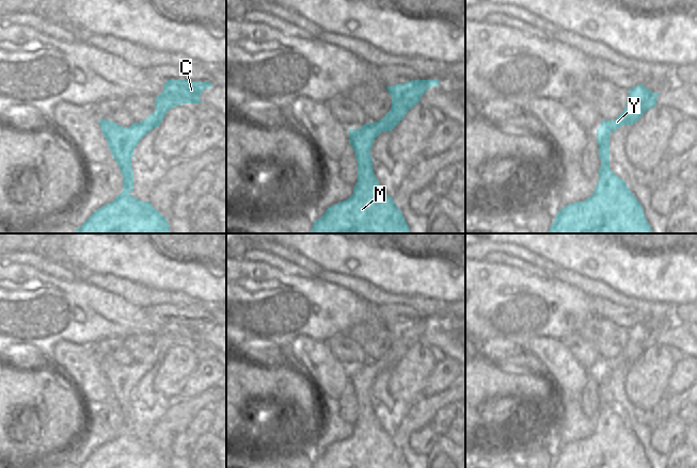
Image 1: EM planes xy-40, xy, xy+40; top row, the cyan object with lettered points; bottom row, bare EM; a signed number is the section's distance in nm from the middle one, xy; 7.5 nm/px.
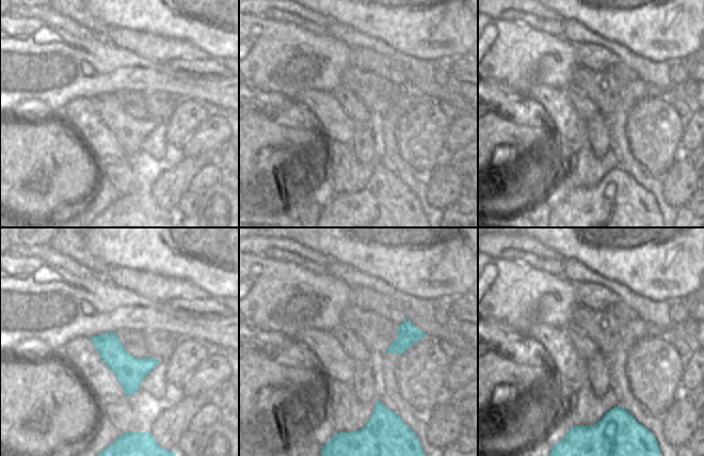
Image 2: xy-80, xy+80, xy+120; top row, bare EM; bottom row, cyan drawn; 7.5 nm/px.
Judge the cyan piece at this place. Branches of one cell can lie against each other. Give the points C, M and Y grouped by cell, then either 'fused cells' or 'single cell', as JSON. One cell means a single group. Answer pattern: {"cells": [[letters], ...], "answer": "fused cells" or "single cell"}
{"cells": [["C", "M", "Y"]], "answer": "single cell"}

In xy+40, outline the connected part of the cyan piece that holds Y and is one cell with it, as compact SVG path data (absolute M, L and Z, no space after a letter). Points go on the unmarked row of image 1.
M644 323L629 328L629 339L622 352L613 359L601 359L597 369L599 384L599 420L595 431L585 439L565 445L550 468L651 468L644 452L644 448L625 421L609 407L609 373L623 364L633 364L641 357L644 352L656 344L660 333L649 329Z

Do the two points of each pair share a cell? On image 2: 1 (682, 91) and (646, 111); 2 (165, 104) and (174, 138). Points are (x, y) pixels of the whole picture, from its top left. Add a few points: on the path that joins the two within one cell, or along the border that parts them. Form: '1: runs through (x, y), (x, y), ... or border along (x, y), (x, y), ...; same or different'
1: border along (642, 98), (665, 95), (671, 103); different
2: border along (180, 99), (168, 121); different

